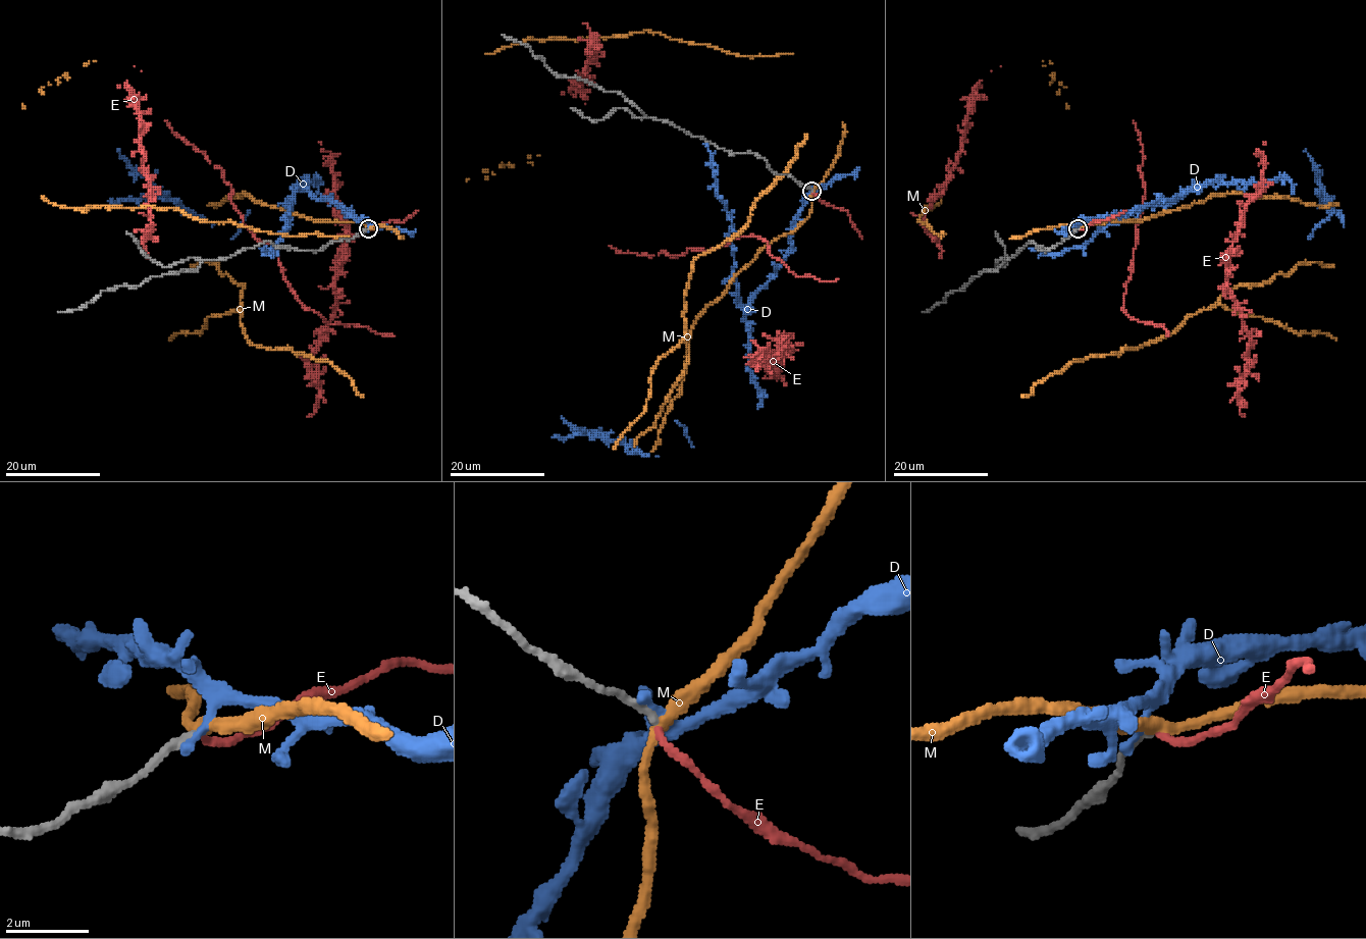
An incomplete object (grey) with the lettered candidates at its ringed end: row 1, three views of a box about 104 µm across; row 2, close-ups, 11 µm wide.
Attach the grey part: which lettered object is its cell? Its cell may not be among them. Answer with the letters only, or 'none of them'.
E

